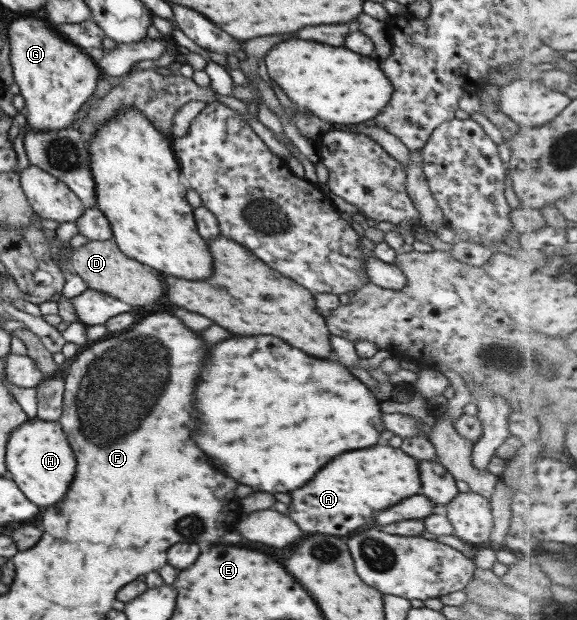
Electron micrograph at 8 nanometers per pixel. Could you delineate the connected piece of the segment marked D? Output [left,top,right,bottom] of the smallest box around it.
[69,239,162,306]

